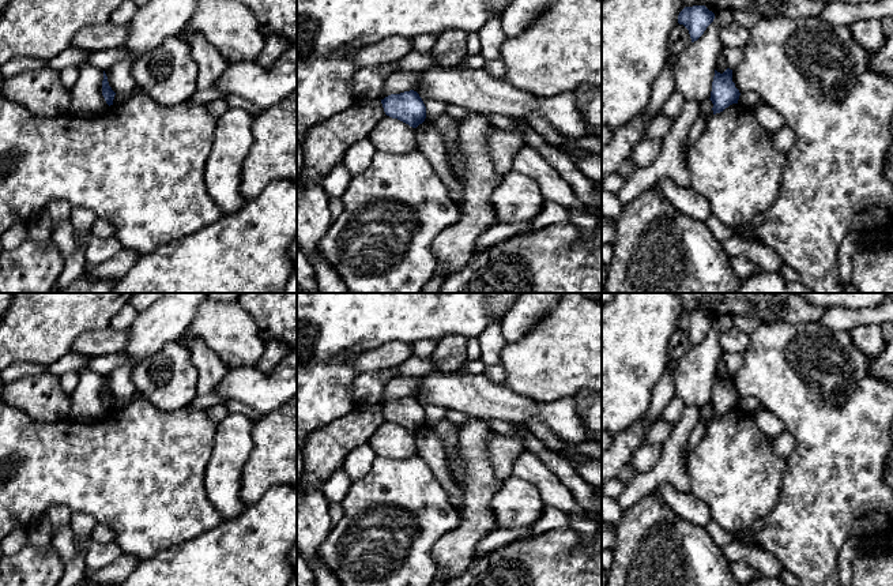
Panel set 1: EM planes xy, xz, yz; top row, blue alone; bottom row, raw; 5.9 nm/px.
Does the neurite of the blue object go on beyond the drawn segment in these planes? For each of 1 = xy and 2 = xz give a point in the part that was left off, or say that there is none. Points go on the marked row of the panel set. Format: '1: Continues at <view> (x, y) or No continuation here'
1: No continuation here
2: No continuation here

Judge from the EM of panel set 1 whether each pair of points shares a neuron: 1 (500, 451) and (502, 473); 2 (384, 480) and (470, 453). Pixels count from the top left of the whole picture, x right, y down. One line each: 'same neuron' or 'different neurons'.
1: same neuron
2: different neurons

